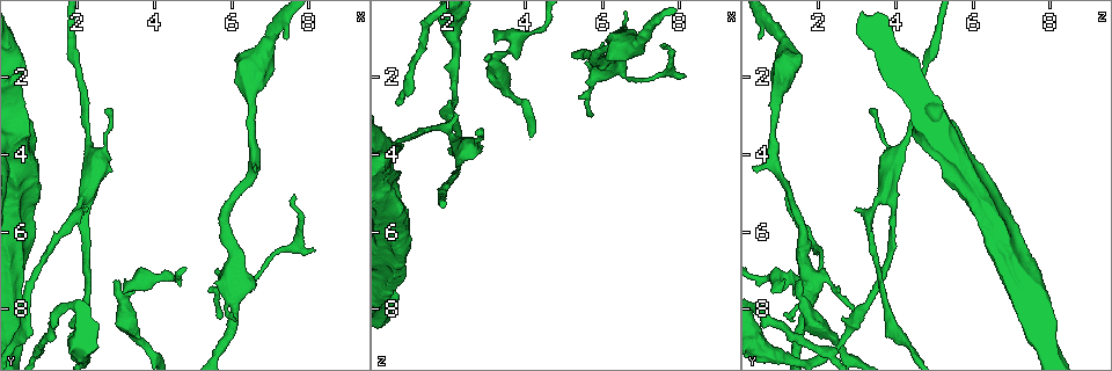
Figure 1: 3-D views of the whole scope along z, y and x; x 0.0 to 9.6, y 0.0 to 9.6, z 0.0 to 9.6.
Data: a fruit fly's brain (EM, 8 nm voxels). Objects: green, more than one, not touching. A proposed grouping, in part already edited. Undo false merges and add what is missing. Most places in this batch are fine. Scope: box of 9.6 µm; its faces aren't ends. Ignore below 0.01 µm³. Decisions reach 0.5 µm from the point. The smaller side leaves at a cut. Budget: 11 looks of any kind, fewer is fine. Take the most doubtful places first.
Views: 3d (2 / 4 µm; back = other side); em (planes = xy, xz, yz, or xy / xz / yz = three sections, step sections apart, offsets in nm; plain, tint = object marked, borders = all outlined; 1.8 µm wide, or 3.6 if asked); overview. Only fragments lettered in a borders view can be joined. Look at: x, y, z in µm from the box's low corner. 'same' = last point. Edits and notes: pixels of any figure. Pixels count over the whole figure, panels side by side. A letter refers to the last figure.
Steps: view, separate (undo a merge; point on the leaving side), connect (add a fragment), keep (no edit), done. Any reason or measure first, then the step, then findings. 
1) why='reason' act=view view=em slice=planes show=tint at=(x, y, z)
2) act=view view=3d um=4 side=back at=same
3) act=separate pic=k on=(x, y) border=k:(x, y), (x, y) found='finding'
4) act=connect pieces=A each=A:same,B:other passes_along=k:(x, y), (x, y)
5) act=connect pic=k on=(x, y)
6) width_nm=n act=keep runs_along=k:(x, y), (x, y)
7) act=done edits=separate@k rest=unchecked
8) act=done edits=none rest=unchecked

why='an open end' act=view view=3d um=2 side=back at=(6.15, 8.40, 1.25)

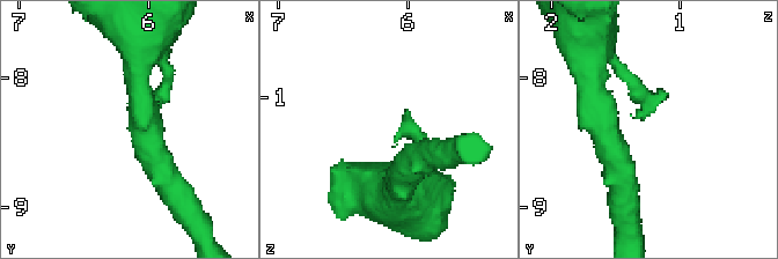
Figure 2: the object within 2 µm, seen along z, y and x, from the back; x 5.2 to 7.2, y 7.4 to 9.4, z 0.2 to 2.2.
act=view view=em slice=planes show=borders at=(6.06, 8.32, 1.30)

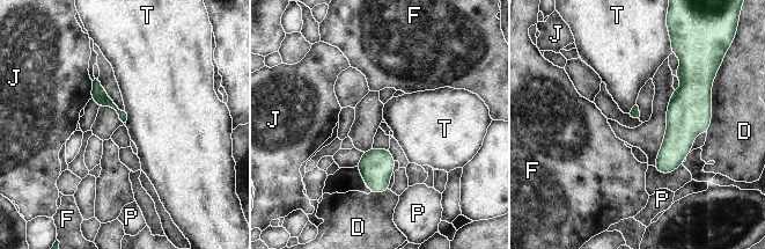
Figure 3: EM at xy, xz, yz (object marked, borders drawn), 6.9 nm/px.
act=keep each=D:other,F:other,J:other,P:other,T:other border=3:(635, 103), (625, 112) found='no lettered fragment goes on from it'

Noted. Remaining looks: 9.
act=view view=em slice=planes show=borders at=(2.25, 5.10, 3.80)

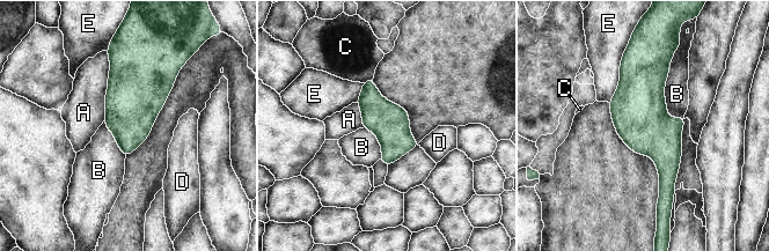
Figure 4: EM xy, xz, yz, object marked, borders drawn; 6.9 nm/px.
act=keep each=A:other,B:other,C:other,D:other,E:other border=4:(674, 54), (665, 86), (671, 118) found='one neuron here'

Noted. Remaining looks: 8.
why='tapers out' act=view view=em slice=planes show=tint at=(7.70, 5.00, 1.15)

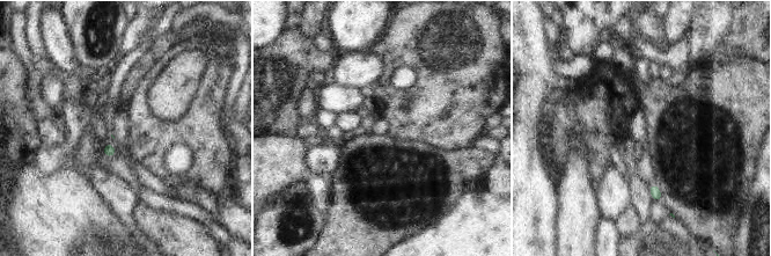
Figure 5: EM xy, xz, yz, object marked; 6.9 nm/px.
act=view view=em slice=planes show=borders at=same

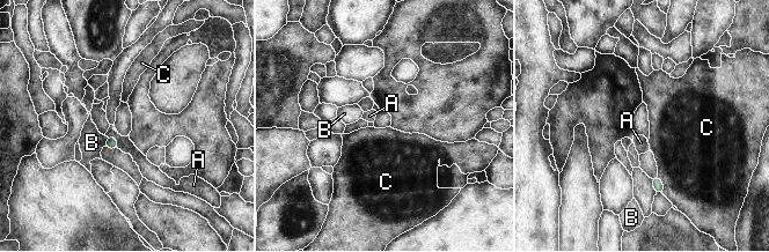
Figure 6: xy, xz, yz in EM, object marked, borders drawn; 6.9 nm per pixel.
longest_contact=C:140nm act=keep each=A:other,B:other,C:other found='no lettered fragment goes on from it'

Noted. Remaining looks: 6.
why='branch stops here' act=view view=em slice=yz step=8 show=tint at=(3.25, 7.20, 1.15)

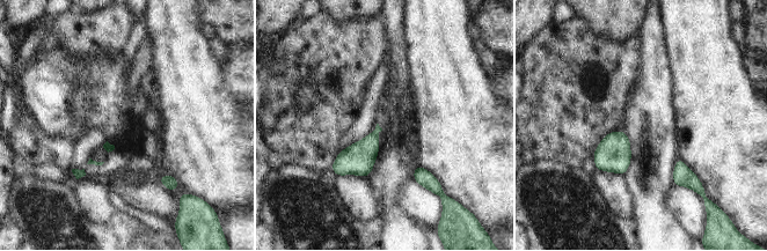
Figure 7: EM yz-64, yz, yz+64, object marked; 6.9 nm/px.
why='another direction' act=view view=em slice=planes show=borders at=same

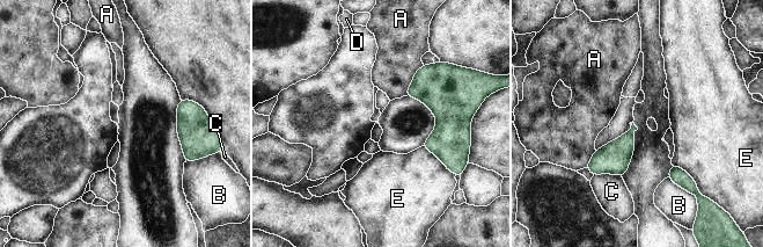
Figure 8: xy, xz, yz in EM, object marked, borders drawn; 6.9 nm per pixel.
act=keep each=A:other,B:other,C:other,D:other,E:other found='no lettered fragment goes on from it'

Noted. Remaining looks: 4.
act=done edits=none rest=unchecked

